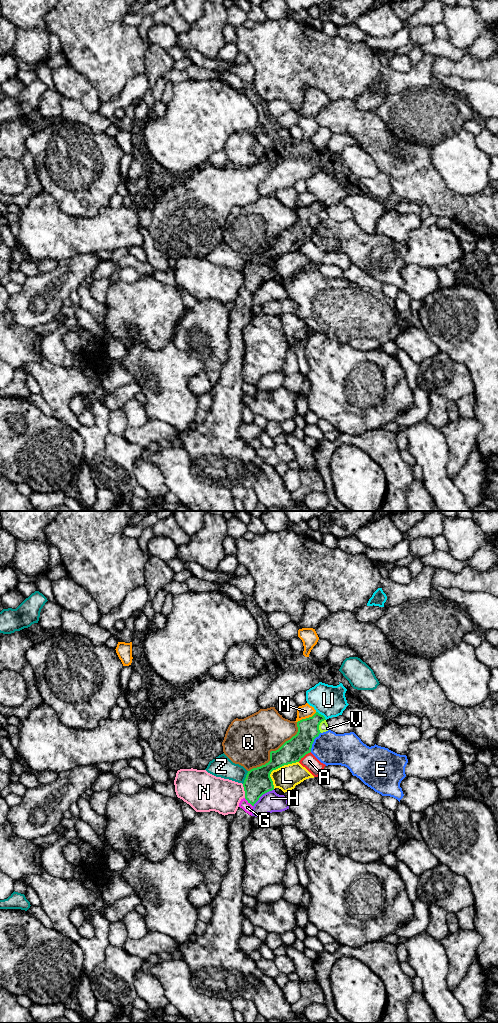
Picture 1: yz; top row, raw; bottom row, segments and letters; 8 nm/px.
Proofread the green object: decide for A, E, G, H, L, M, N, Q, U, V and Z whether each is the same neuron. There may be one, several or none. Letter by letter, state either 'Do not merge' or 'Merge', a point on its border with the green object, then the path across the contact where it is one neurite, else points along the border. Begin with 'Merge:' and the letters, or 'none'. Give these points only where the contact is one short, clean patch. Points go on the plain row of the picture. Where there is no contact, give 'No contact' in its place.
Merge: G
A: Do not merge. Touches green at yz (304, 243). Boundary: yz (310, 239), (298, 249)
E: Do not merge. Touches green at yz (313, 229). Boundary: yz (320, 220), (314, 227), (310, 239)
G: Merge. Touches green at yz (248, 290). Path across: yz (258, 269), (248, 290), (247, 295)
H: Do not merge. Touches green at yz (262, 282). Boundary: yz (273, 277), (265, 280), (253, 294)
L: Do not merge. Touches green at yz (276, 256)
M: Do not merge. Touches green at yz (306, 206)
N: Do not merge. Touches green at yz (244, 278). Boundary: yz (242, 272), (245, 285)
Q: Do not merge. Touches green at yz (274, 239)
U: Do not merge. Touches green at yz (320, 202). Boundary: yz (316, 199), (326, 207)
V: Do not merge. Touches green at yz (319, 212)
Z: Do not merge. Touches green at yz (246, 265)

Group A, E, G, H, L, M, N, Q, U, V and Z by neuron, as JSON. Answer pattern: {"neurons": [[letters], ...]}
{"neurons": [["A", "N"], ["E"], ["G"], ["H"], ["L"], ["M"], ["Q"], ["U"], ["V"], ["Z"]]}

